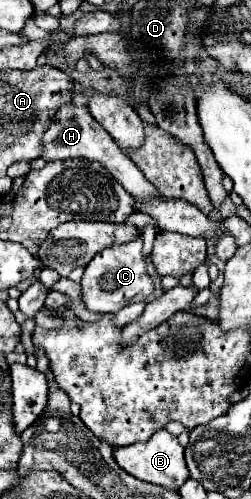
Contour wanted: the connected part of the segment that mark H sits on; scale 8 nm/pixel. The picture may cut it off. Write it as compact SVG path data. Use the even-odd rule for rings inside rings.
M68 104L62 106L56 116L52 126L46 130L44 134L44 160L62 160L62 158L88 158L88 160L96 160L100 162L110 174L114 174L114 178L124 186L124 190L128 194L134 196L136 202L144 202L144 198L160 198L160 192L146 180L146 176L140 172L140 168L128 158L128 154L124 154L120 150L120 146L112 140L112 136L90 116L90 112L86 108Z

